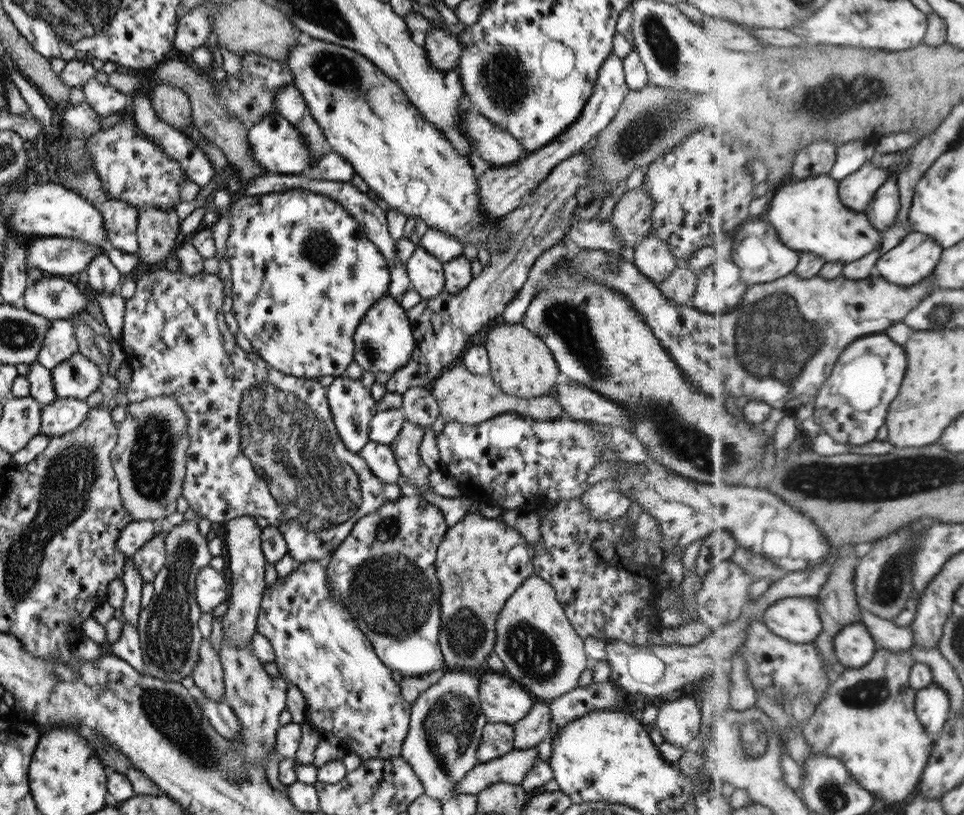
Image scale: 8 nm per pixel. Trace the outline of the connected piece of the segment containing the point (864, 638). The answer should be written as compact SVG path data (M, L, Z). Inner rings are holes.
M864 622L852 624L835 638L838 661L846 668L862 668L873 662L880 646Z

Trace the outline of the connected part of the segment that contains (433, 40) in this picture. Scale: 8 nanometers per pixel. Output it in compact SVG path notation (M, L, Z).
M430 28L425 34L423 47L429 63L438 70L454 71L459 65L461 46L456 34Z

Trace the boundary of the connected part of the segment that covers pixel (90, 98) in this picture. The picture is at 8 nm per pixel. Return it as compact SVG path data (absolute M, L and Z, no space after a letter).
M95 78L90 79L82 87L82 92L86 96L85 102L96 111L100 118L124 111L124 108L131 102L130 95L124 94L110 85L99 83Z

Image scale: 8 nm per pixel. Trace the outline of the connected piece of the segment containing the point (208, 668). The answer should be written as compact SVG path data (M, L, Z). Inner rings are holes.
M202 639L199 647L199 660L191 672L195 685L210 700L220 701L225 696L223 666L210 643L210 639Z

